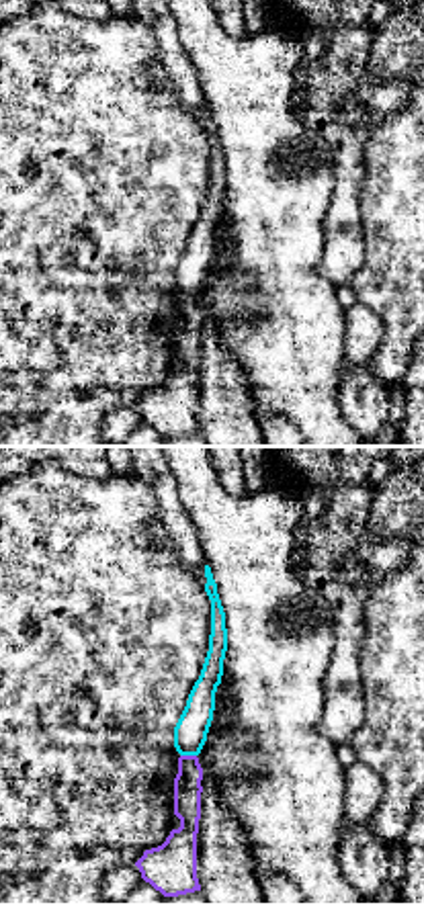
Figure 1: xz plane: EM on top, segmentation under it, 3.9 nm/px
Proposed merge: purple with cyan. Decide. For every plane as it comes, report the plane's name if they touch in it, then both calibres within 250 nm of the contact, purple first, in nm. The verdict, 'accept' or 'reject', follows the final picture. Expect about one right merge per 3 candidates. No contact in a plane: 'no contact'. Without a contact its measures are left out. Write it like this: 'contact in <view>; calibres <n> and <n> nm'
contact in xz; calibres 110 and 130 nm

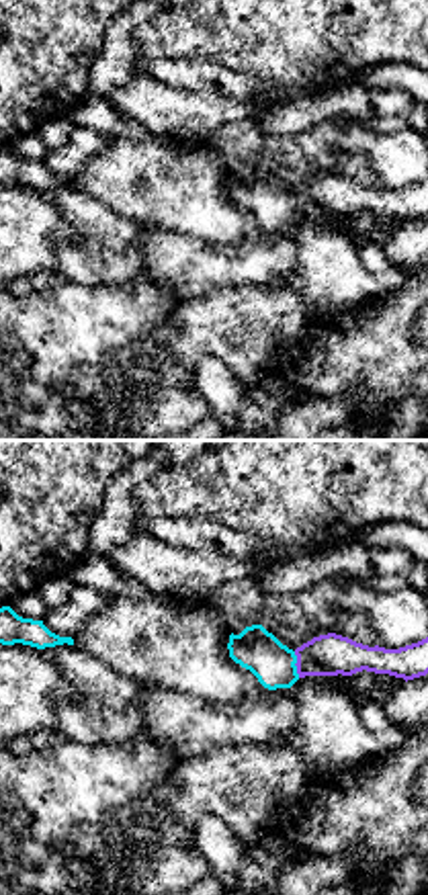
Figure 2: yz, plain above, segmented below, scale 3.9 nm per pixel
contact in yz; calibres 160 and 170 nm

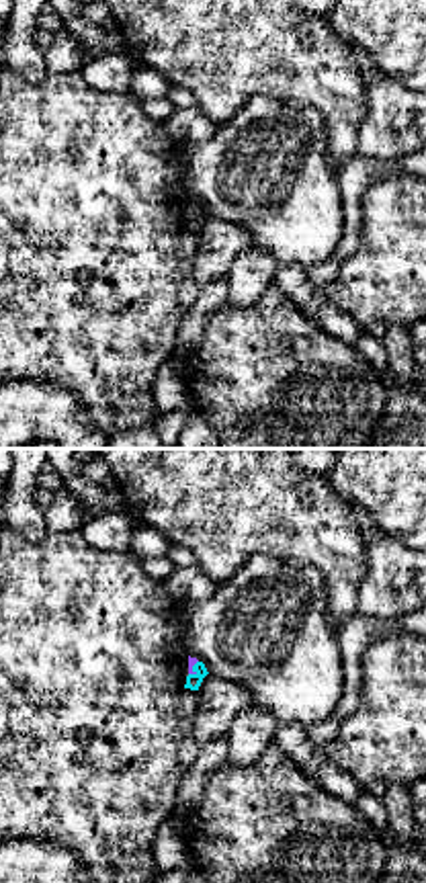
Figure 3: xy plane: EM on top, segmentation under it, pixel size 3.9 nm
contact in xy; calibres 30 and 60 nm

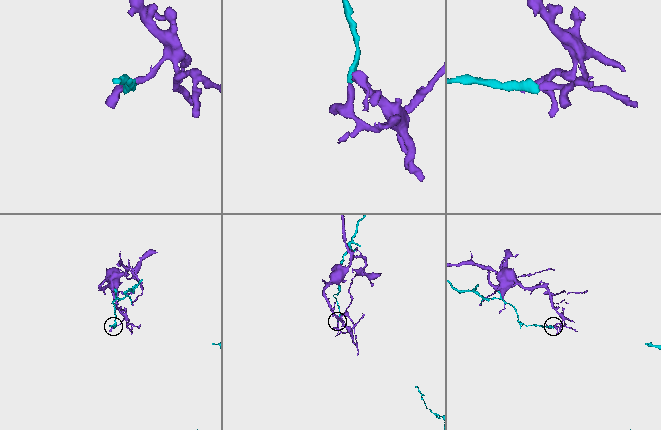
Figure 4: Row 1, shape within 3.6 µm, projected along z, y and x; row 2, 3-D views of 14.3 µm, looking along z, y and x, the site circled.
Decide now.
reject

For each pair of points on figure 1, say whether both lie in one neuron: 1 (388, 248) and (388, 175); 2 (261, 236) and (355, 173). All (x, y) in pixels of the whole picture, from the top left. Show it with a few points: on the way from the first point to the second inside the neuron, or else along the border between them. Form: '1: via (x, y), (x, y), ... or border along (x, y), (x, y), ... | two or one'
1: via (388, 230), (388, 193) | one
2: border along (334, 148), (332, 195), (322, 234) | two

